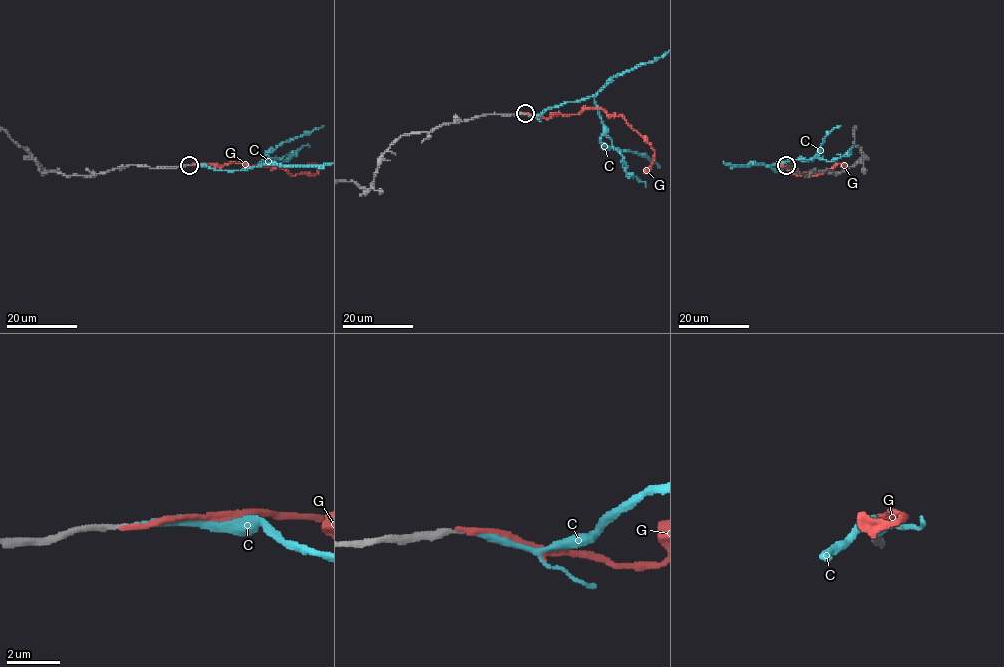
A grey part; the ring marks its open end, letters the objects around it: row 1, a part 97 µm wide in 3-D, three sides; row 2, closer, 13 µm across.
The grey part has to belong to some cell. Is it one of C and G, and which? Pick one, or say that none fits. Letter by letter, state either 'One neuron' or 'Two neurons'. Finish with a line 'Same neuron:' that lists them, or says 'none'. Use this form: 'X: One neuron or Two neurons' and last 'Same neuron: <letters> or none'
C: One neuron
G: Two neurons
Same neuron: C

